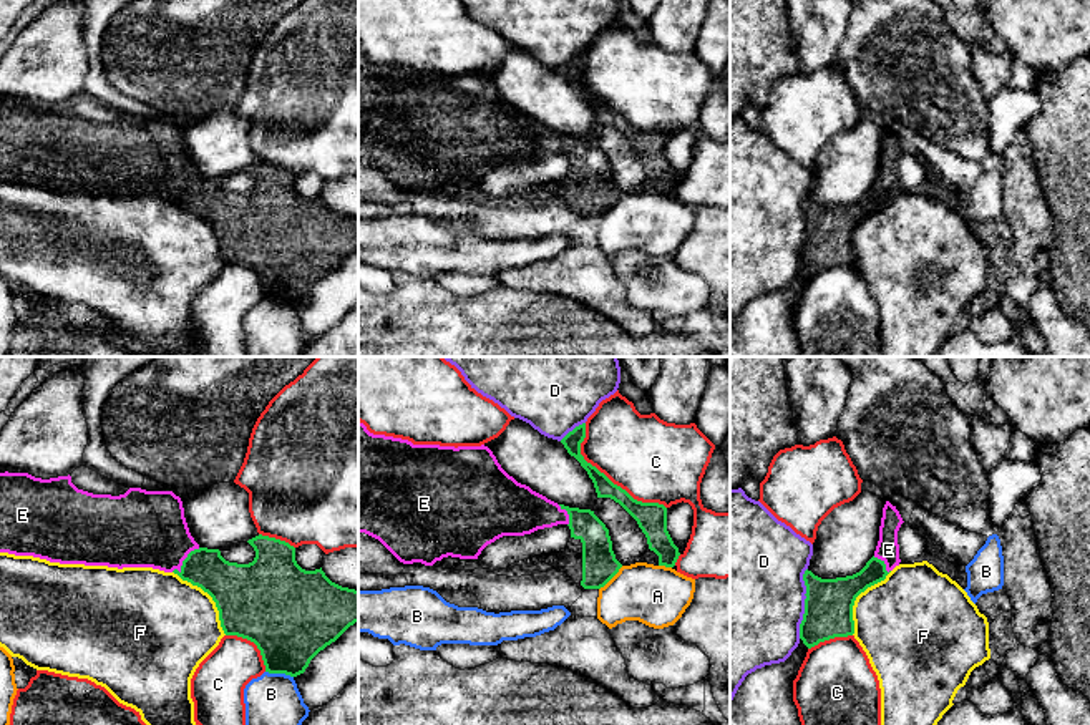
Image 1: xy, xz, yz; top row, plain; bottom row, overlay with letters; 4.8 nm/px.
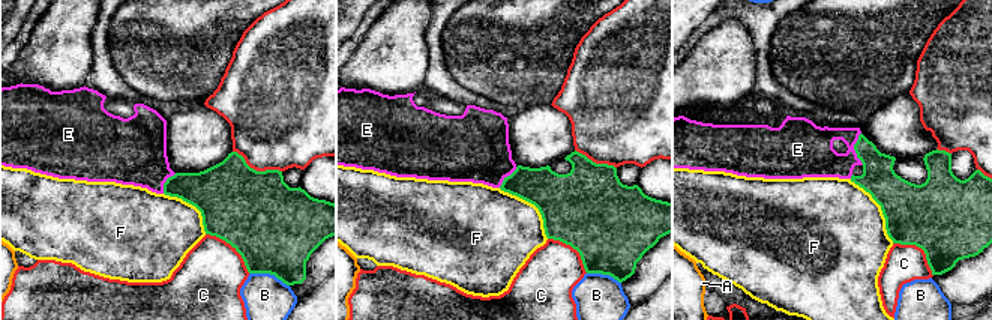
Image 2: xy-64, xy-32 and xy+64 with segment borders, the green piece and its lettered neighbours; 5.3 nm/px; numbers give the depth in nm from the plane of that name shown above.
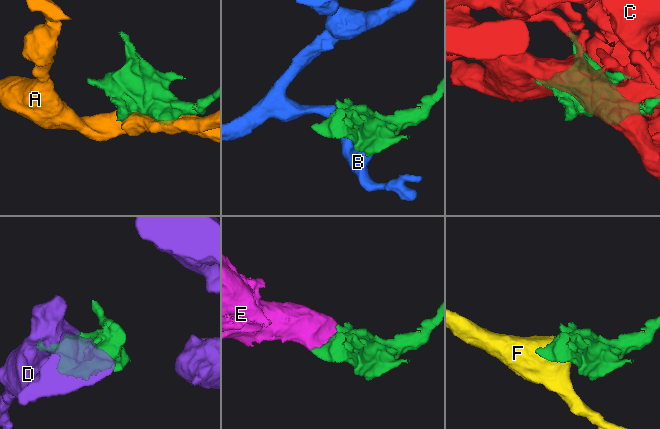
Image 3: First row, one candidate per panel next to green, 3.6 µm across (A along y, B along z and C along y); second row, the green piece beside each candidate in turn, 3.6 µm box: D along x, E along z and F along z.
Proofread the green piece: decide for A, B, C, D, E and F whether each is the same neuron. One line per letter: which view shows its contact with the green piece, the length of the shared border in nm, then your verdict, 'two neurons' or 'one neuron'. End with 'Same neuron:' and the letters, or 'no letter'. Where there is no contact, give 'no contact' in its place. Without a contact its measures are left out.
A: meets green in xz; contact 170 nm long; two neurons
B: meets green in xy; contact 140 nm long; two neurons
C: meets green in xz; contact 550 nm long; two neurons
D: meets green in yz; contact 340 nm long; two neurons
E: meets green in xy; contact 180 nm long; one neuron
F: meets green in xy; contact 400 nm long; two neurons
Same neuron: E

